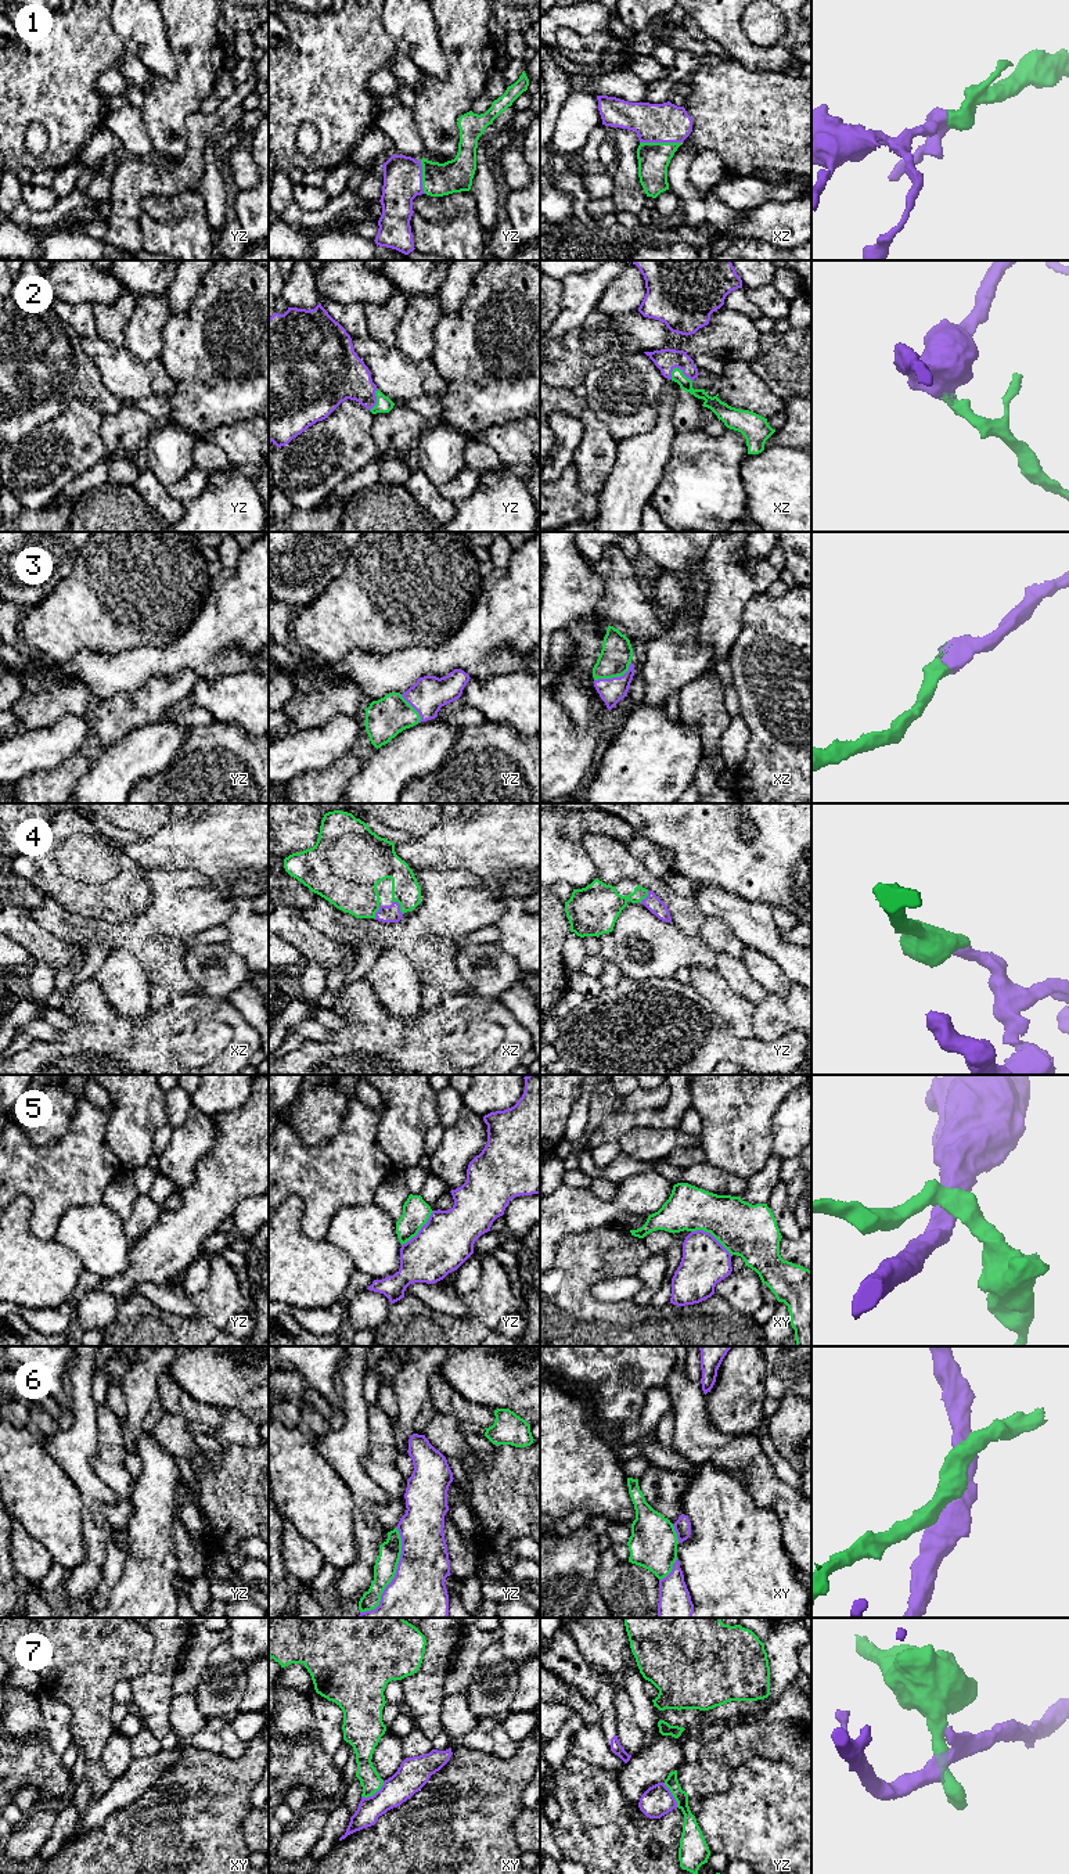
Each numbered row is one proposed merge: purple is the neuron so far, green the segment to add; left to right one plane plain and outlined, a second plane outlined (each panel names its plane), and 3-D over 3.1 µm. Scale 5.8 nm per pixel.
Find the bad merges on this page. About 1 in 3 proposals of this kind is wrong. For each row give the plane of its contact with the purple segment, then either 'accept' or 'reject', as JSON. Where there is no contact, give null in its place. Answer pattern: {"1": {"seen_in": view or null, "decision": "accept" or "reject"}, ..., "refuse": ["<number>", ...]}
{"1": {"seen_in": "xz", "decision": "accept"}, "2": {"seen_in": "xz", "decision": "accept"}, "3": {"seen_in": "xz", "decision": "accept"}, "4": {"seen_in": "xz", "decision": "accept"}, "5": {"seen_in": "xy", "decision": "reject"}, "6": {"seen_in": "yz", "decision": "reject"}, "7": {"seen_in": "xy", "decision": "reject"}, "refuse": ["5", "6", "7"]}

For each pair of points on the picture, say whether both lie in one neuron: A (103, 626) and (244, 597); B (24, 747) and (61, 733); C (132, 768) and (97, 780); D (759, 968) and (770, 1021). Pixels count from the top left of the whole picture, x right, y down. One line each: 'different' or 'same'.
A: different
B: same
C: same
D: same

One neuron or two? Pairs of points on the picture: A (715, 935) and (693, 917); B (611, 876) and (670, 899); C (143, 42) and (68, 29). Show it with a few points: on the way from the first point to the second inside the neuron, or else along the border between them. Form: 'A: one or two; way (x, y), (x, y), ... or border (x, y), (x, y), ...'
A: two; border (706, 917), (695, 935)
B: one; way (626, 873), (639, 873), (655, 884)
C: two; border (110, 14), (112, 29), (128, 51)

